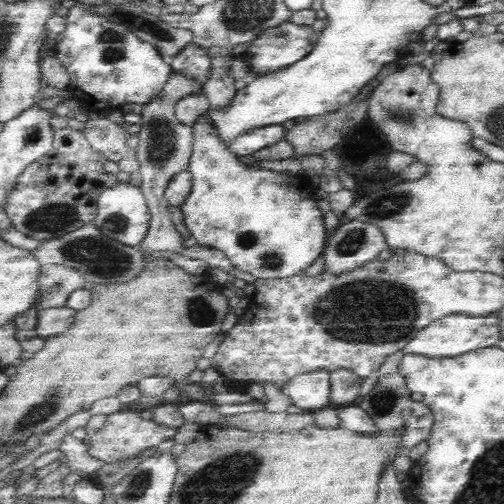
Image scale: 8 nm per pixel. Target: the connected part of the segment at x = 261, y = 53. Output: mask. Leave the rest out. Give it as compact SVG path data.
M293 23L284 24L264 30L254 43L250 43L247 54L243 57L246 64L253 70L255 75L266 71L276 70L278 67L289 65L309 54L318 43L319 33L310 26L298 26Z

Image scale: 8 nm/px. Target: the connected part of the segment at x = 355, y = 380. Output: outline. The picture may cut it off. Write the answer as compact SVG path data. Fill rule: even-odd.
M333 370L329 373L330 405L339 407L355 404L362 381L363 379L351 370Z

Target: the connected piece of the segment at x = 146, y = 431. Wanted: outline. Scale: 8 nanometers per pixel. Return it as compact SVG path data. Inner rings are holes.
M128 409L106 415L106 420L100 425L100 428L94 429L94 432L84 441L87 444L88 455L96 462L100 462L102 465L120 464L120 462L128 462L128 460L138 460L146 450L152 446L158 446L166 439L173 438L175 434L175 428L162 426L154 420L146 420L141 413Z

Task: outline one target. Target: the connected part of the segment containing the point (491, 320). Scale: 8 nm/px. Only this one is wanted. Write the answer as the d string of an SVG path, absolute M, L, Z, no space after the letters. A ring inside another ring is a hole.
M454 314L432 322L426 328L419 330L402 347L402 354L415 354L424 358L456 358L462 354L474 352L492 345L500 339L500 322L495 315L476 317L464 314Z

